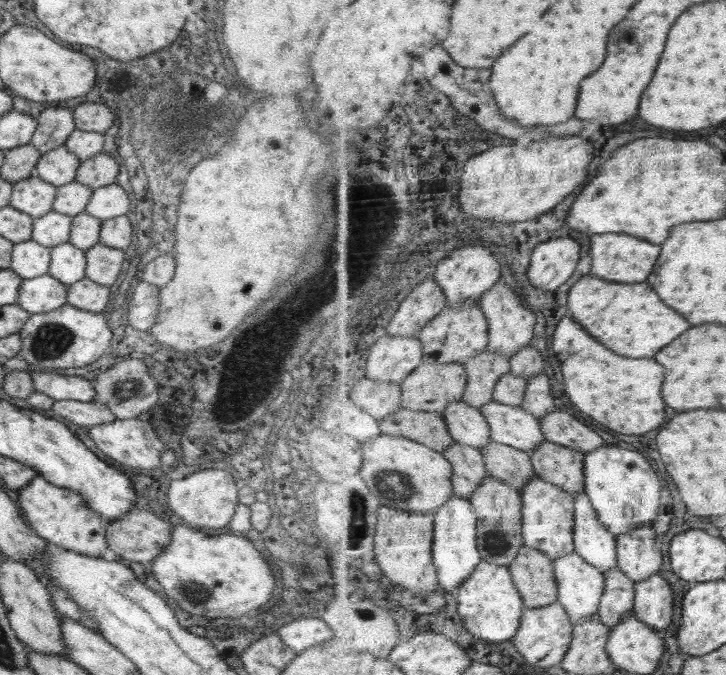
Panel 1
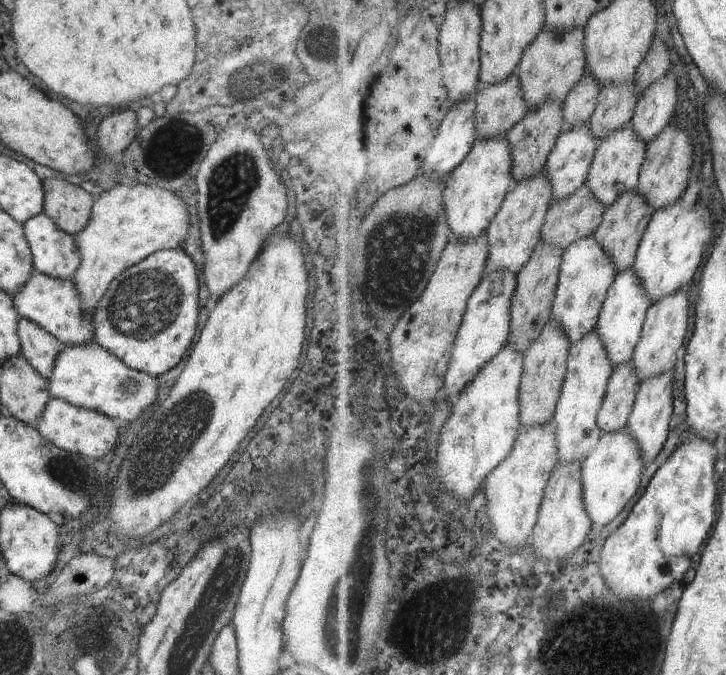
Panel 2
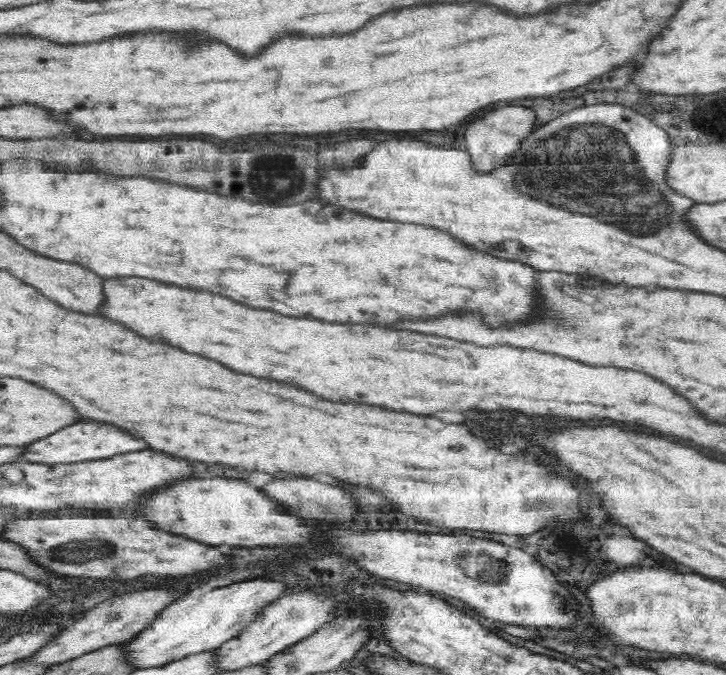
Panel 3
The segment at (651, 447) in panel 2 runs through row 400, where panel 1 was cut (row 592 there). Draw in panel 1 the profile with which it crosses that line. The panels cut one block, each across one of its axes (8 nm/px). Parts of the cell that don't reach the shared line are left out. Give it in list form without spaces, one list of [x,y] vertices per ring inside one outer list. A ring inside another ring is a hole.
[[[659,574],[636,585],[636,616],[661,633],[674,622],[674,600],[676,594],[670,582]]]

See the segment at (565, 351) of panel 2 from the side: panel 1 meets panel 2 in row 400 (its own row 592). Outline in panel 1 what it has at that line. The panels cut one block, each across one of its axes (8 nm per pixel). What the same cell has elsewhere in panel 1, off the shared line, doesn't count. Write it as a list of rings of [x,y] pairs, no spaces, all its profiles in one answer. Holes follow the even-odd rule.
[[[526,544],[510,567],[528,609],[559,602],[555,560],[549,554]]]

